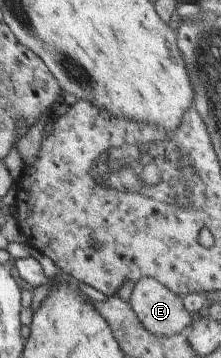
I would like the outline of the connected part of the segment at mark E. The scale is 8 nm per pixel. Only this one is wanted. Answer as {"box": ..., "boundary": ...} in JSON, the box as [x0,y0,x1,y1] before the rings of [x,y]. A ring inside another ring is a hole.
{"box":[129,277,192,337],"boundary":[[[140,277],[130,293],[129,307],[143,329],[156,336],[171,337],[192,325],[182,298],[152,277]]]}

